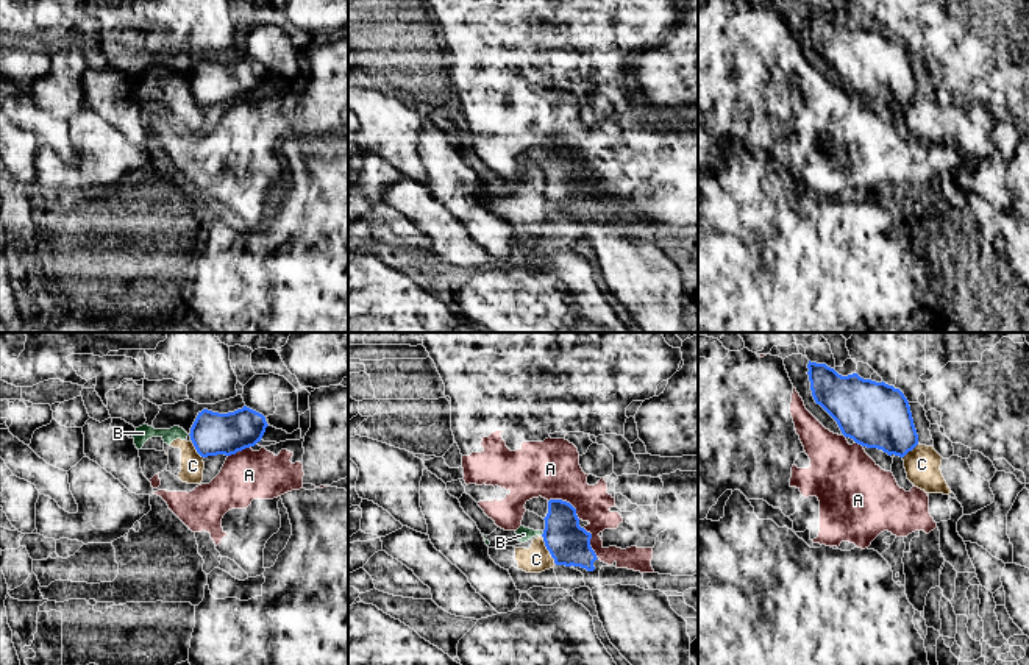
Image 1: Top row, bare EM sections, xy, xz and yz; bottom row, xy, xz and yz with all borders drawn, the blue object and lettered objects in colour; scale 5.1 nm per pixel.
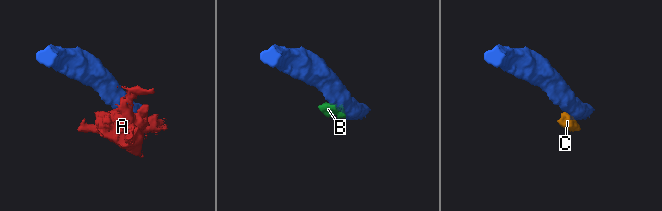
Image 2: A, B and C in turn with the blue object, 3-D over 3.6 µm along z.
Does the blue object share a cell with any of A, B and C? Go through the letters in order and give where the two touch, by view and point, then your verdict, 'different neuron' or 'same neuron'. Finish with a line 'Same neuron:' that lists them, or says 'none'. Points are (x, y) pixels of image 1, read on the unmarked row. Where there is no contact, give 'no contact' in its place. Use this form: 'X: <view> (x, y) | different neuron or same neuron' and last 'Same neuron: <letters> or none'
A: xz (566, 152) | different neuron
B: xz (544, 183) | different neuron
C: xz (547, 199) | different neuron
Same neuron: none

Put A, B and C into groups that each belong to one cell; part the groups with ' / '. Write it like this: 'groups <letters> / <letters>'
groups A / B C

